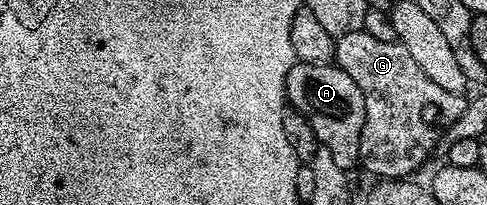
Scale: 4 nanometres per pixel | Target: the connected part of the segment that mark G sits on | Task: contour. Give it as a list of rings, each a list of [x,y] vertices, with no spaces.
[[[366,30],[350,31],[336,38],[335,64],[339,65],[358,87],[362,87],[362,99],[366,99],[366,119],[362,127],[360,140],[360,165],[376,179],[408,179],[412,172],[427,159],[437,148],[442,132],[454,123],[464,110],[465,98],[459,93],[445,91],[438,87],[434,79],[423,73],[422,67],[414,63],[410,51],[402,47],[400,42],[374,39]]]

